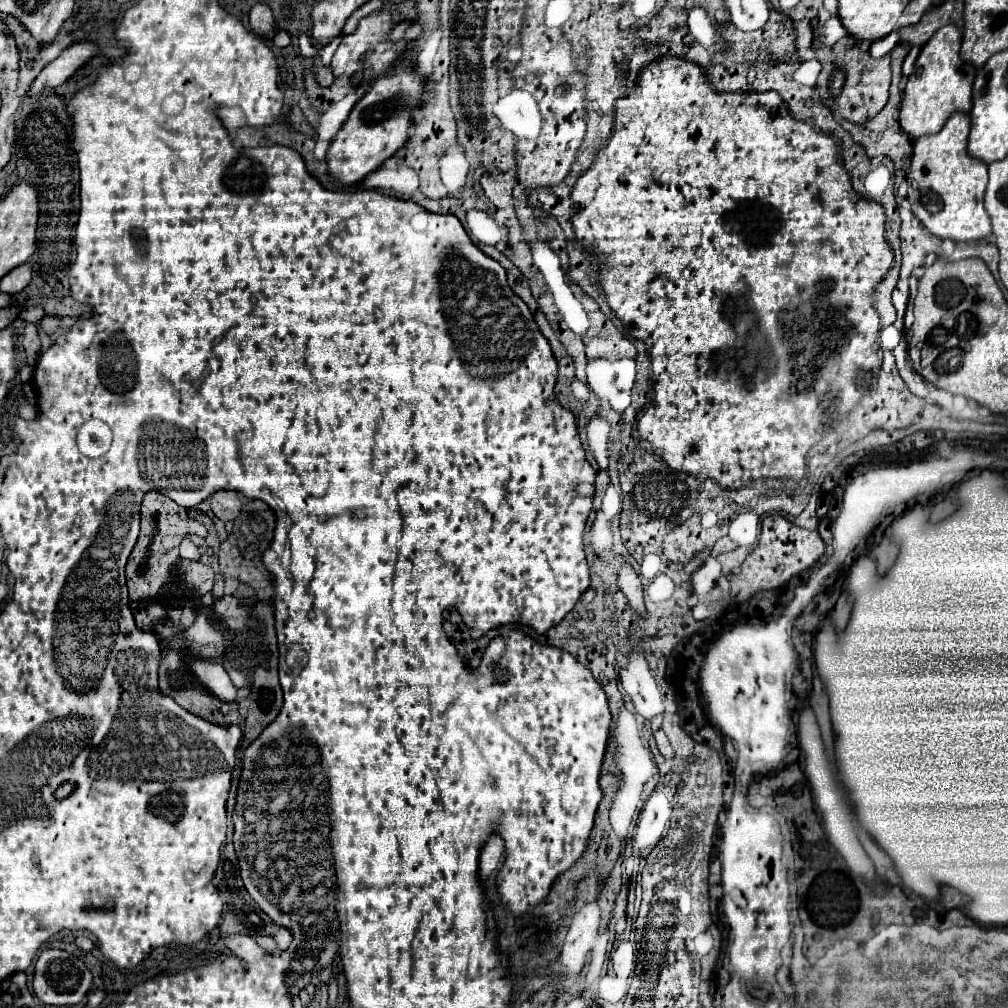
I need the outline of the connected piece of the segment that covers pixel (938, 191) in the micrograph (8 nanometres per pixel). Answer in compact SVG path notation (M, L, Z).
M955 113L939 133L919 137L913 143L913 157L907 173L907 181L911 183L907 199L911 201L913 215L929 233L955 243L973 243L991 235L991 219L983 207L987 165L979 159L971 159L967 153L969 127L969 115Z

